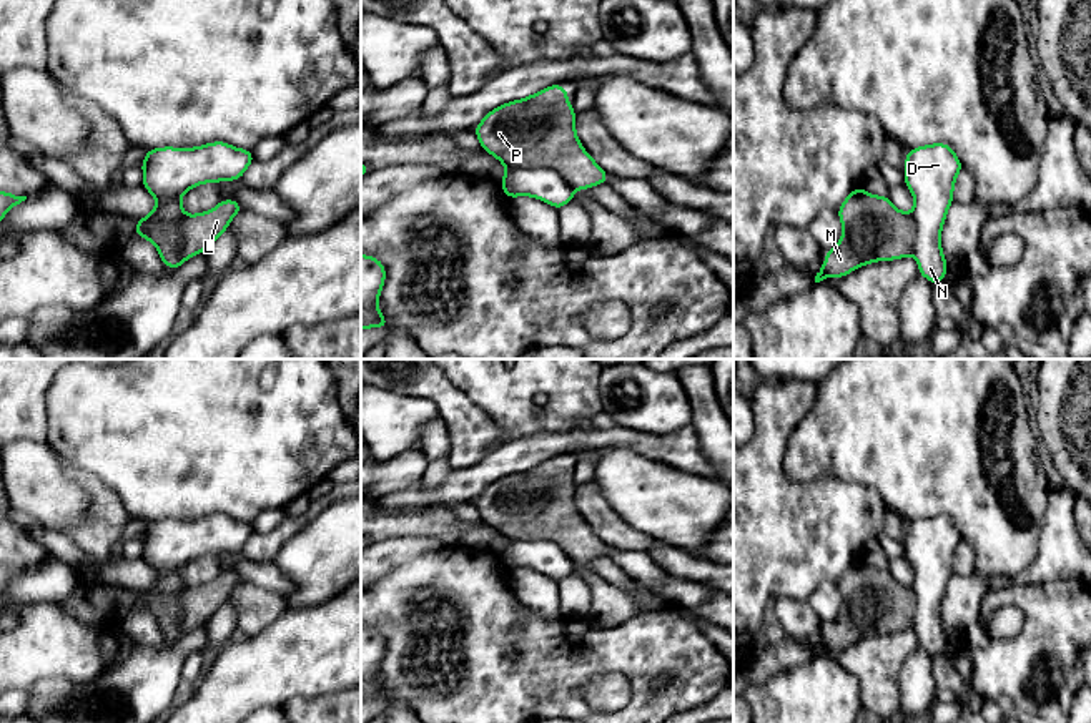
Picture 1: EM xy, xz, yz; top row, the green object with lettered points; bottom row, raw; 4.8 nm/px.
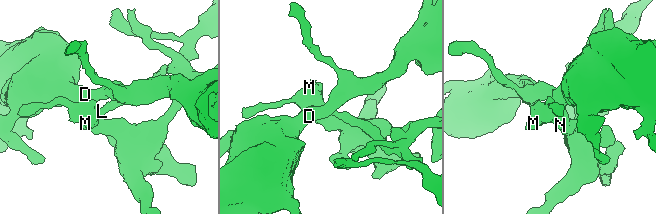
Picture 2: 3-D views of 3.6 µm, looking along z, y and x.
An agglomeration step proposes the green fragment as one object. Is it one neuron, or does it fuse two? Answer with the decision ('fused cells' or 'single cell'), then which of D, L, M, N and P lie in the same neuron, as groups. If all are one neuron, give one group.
fused cells | D N / L M P

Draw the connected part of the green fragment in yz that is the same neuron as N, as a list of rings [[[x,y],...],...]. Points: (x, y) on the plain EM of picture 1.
[[[943,514],[913,520],[905,529],[903,555],[915,572],[913,627],[918,647],[931,657],[943,655],[946,648],[948,635],[941,623],[941,600],[955,572],[953,560],[961,542],[960,530]]]

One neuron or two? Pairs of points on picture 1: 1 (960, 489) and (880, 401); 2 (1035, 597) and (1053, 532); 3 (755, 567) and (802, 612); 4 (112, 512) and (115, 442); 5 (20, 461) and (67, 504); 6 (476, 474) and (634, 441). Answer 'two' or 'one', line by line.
1: one
2: two
3: two
4: two
5: one
6: one

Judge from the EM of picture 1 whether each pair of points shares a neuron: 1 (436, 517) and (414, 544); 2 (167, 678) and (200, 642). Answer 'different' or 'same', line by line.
1: different
2: same

